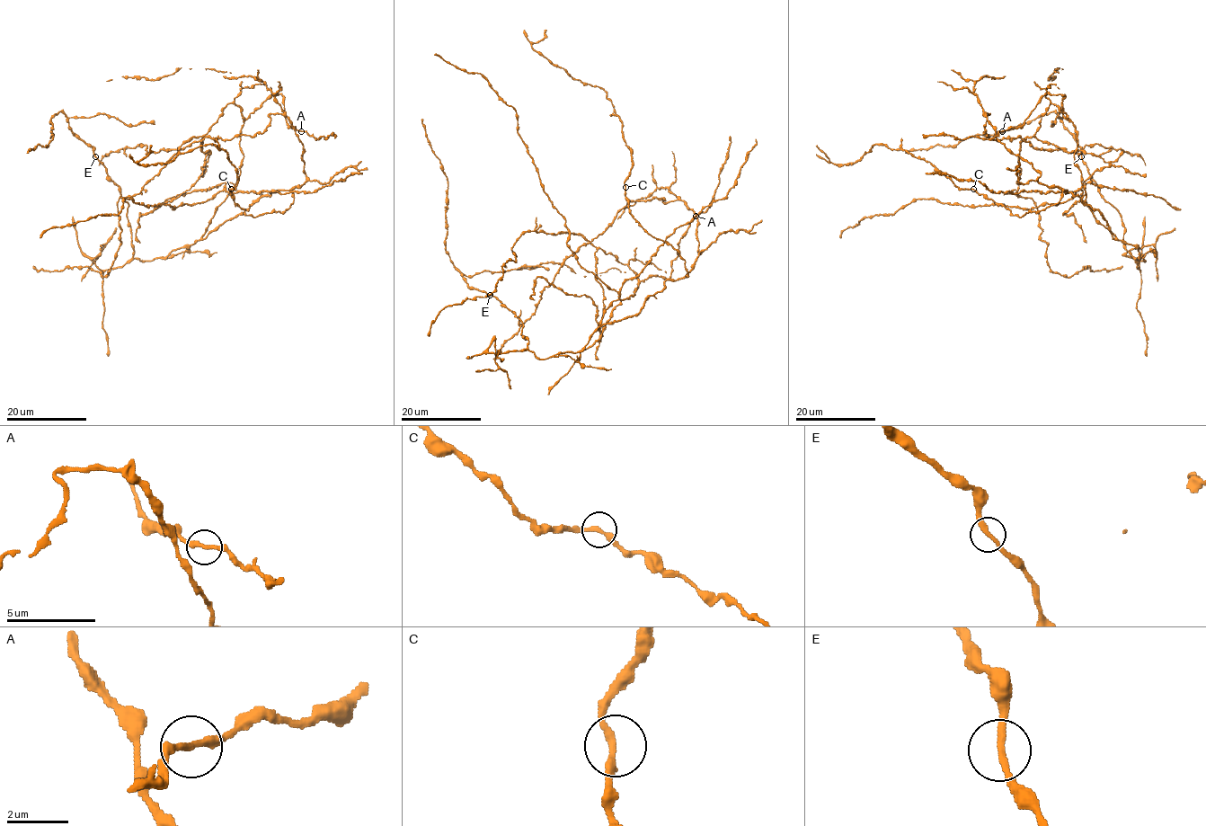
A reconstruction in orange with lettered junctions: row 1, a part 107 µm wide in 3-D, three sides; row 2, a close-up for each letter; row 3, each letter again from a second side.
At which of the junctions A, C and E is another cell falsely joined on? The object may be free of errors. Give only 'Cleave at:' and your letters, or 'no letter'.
Cleave at: no letter

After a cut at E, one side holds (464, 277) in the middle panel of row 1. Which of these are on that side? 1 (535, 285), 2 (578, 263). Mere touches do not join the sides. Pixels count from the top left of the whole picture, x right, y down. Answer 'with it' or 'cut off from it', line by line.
1: cut off from it
2: cut off from it

